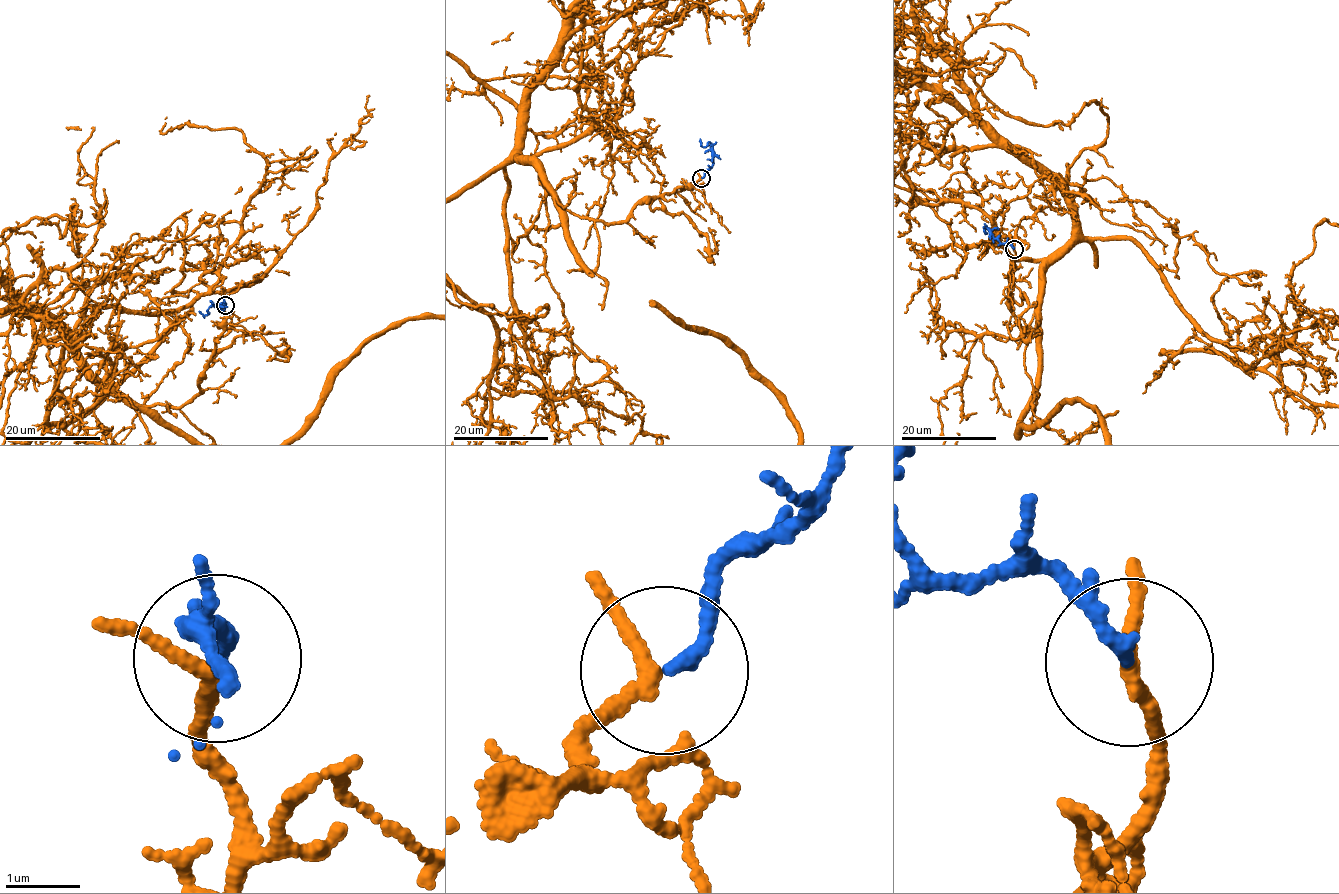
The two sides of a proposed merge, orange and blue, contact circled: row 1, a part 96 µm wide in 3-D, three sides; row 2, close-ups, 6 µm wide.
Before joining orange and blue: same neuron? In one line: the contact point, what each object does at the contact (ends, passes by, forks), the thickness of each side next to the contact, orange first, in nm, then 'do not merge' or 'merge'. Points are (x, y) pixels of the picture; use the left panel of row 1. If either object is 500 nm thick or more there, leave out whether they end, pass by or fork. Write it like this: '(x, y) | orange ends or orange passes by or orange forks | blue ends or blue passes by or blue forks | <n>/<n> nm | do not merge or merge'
(225, 305) | orange passes by | blue ends | 180/190 nm | merge

